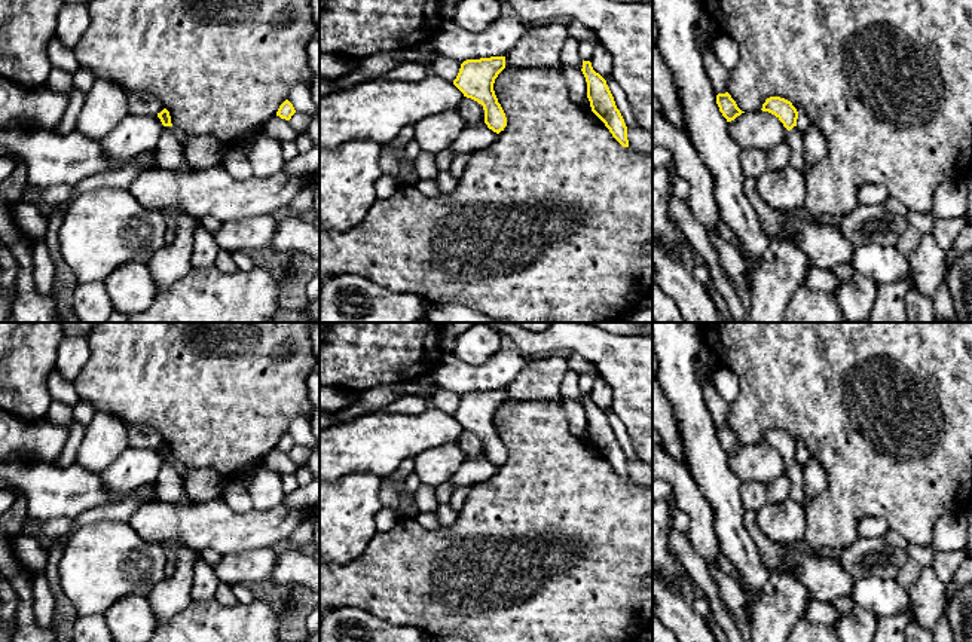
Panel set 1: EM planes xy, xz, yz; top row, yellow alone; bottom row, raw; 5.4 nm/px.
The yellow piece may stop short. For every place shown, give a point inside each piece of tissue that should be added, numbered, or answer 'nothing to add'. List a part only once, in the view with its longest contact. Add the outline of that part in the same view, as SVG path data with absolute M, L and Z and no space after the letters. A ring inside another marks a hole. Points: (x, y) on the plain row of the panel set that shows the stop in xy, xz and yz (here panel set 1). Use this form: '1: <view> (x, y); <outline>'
1: xy (170, 486); M163 459L156 483L158 499L178 505L193 504L193 499L183 487L181 476L175 471L172 459Z

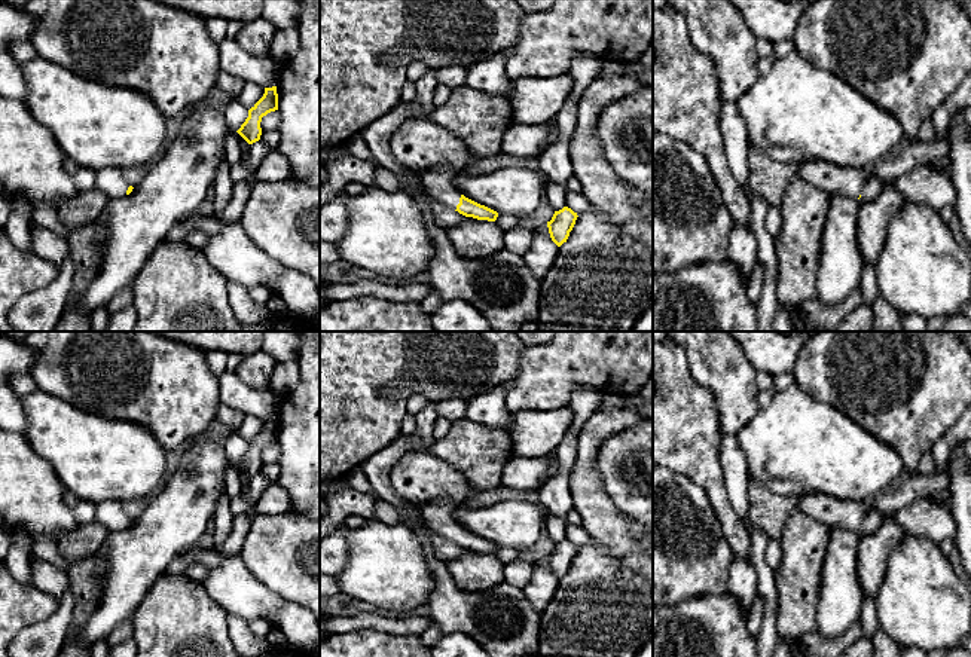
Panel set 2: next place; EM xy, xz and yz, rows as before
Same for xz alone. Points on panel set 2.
1: xz (437, 515); M449 498L427 502L418 507L430 532L445 538L446 541L457 543L461 526L454 517L459 507Z

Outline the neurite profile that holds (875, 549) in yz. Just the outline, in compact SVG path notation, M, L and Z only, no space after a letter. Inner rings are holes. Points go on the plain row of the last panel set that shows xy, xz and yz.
M894 513L883 514L880 528L861 537L858 577L864 596L877 598L889 554L903 543L907 531L894 522Z

